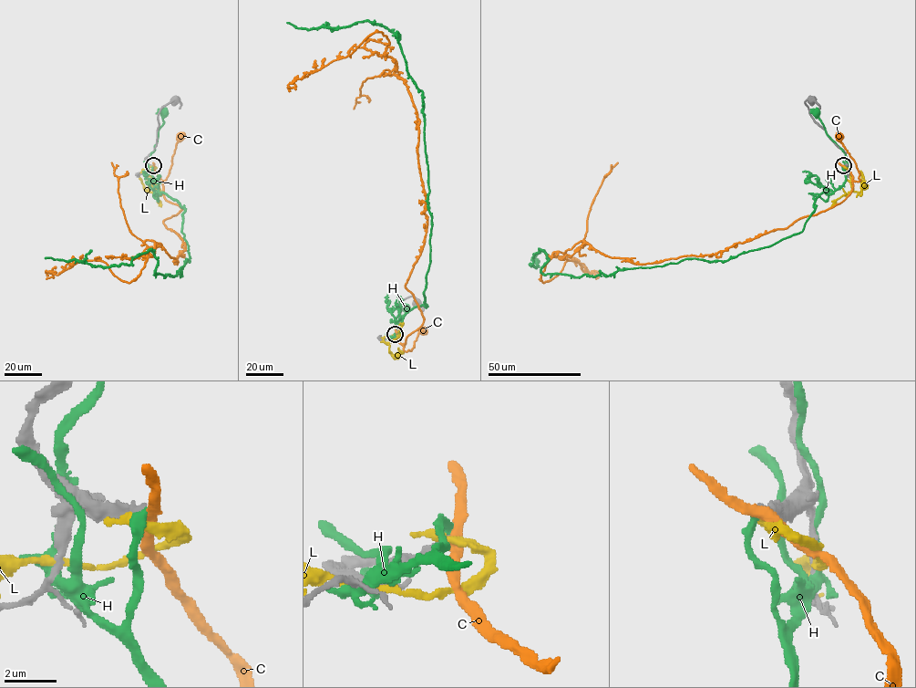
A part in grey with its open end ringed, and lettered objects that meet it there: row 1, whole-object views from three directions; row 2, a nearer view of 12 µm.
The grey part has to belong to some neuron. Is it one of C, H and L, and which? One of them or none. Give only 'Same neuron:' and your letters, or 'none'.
Same neuron: none

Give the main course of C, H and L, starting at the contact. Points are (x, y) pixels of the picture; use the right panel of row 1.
C: (844, 166), (853, 181), (859, 181), (855, 162), (840, 141), (842, 135), (839, 136)
H: (843, 166), (845, 174), (848, 169), (846, 153), (827, 133), (816, 113)
L: (844, 166), (854, 192), (860, 190), (860, 171), (864, 185)

